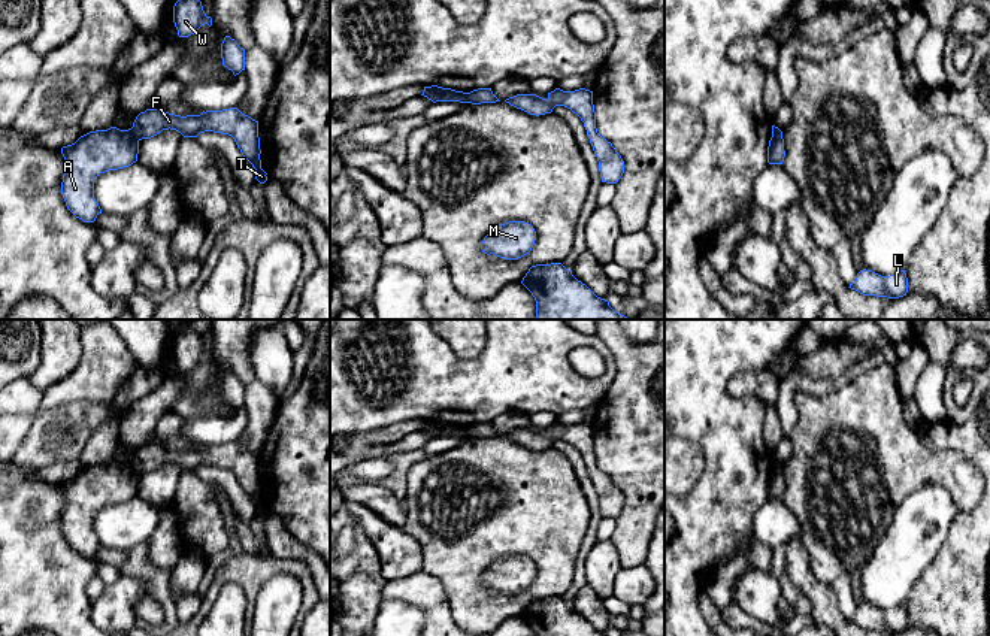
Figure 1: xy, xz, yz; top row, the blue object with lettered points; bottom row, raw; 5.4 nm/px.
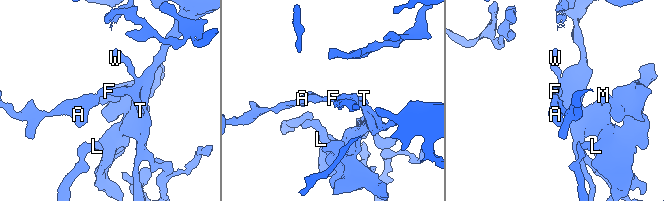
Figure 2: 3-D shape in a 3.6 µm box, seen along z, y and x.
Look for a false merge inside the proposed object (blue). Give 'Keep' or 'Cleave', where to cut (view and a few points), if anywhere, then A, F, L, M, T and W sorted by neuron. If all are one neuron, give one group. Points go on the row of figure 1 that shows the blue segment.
Cleave. Split along xy (129, 129), (138, 141). Groups: A / F L M T W

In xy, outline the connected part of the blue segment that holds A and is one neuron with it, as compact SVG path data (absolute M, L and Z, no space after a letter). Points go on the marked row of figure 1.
M110 127L81 136L75 143L63 146L61 154L66 166L61 182L66 206L84 222L94 222L102 213L94 199L94 179L136 163L139 140L130 128Z

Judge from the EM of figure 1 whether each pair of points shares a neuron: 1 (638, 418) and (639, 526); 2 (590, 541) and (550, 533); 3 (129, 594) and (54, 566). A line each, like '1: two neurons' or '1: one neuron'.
1: one neuron
2: two neurons
3: two neurons

